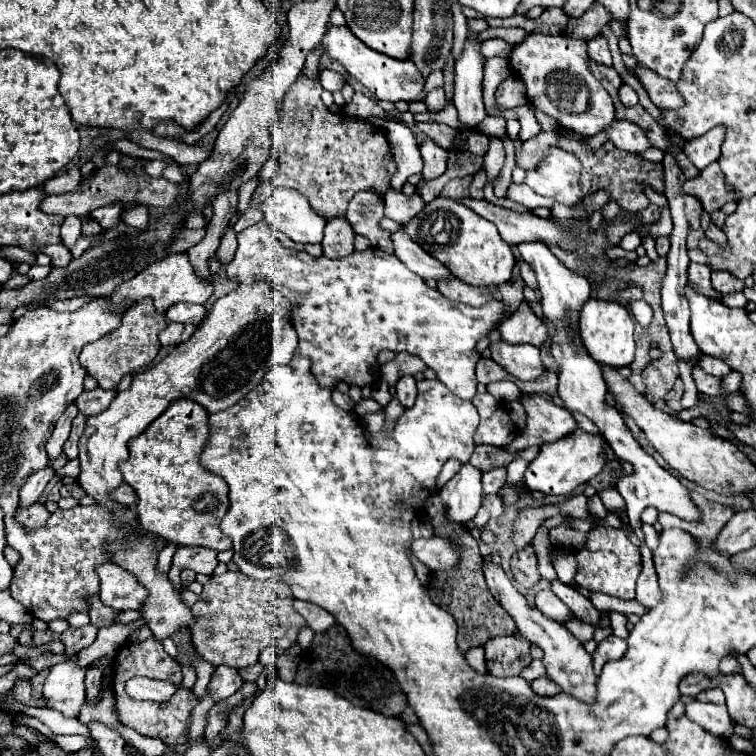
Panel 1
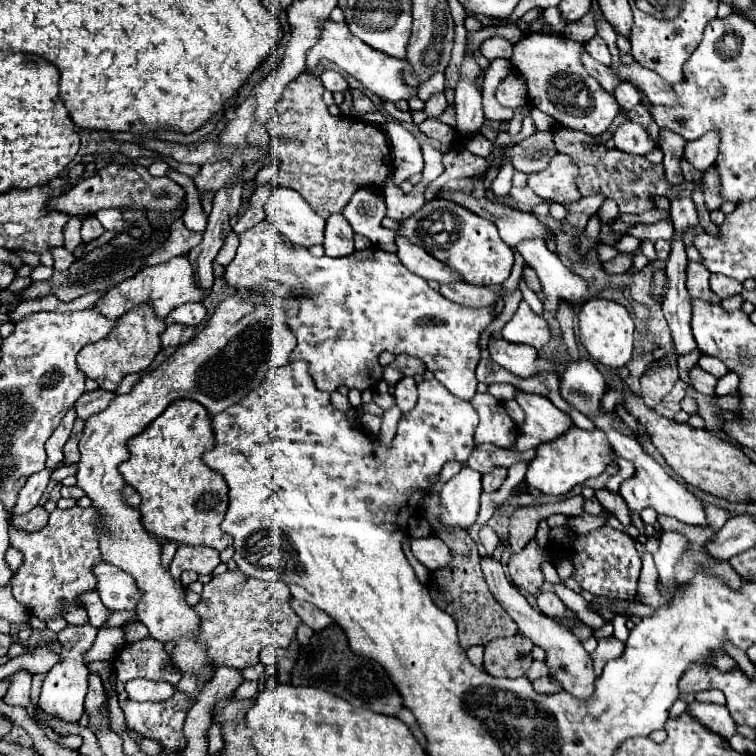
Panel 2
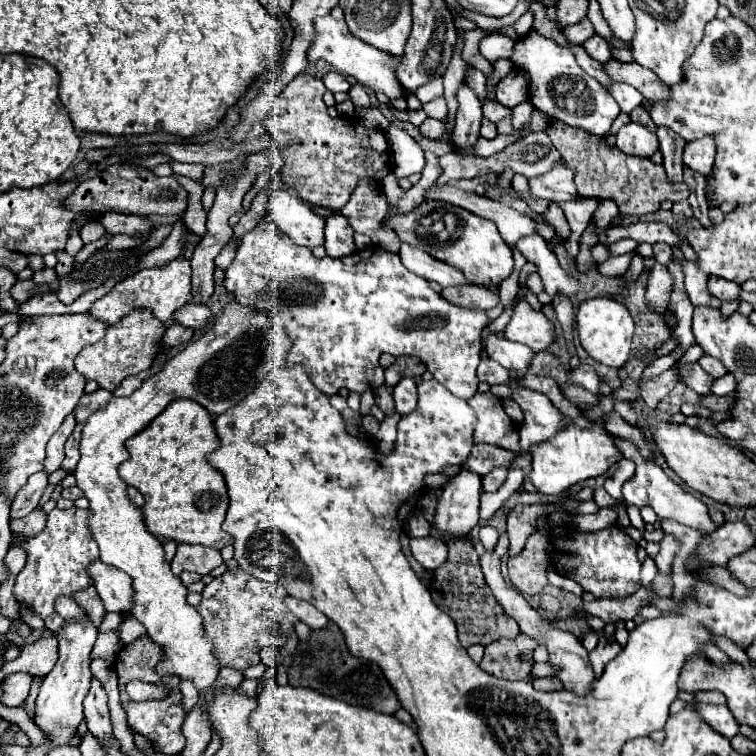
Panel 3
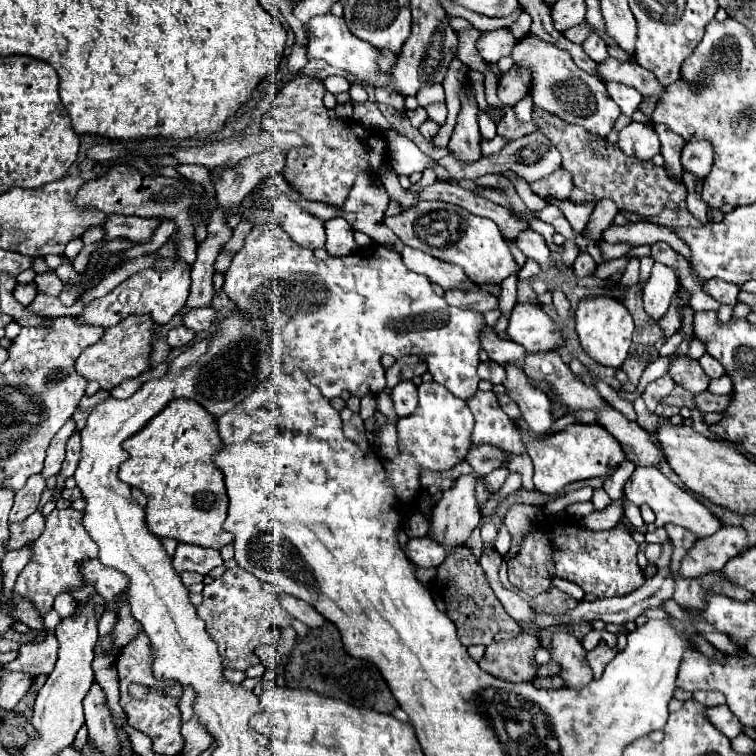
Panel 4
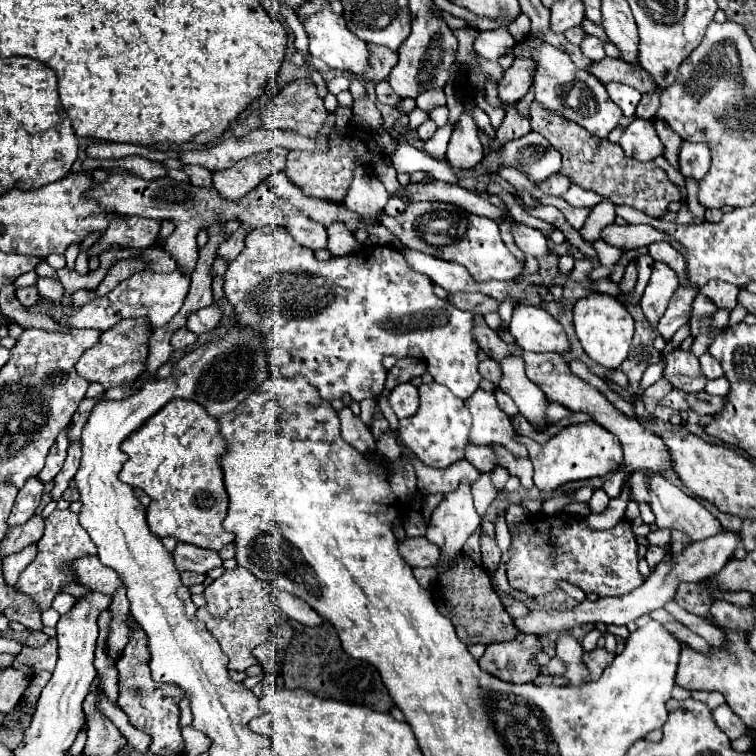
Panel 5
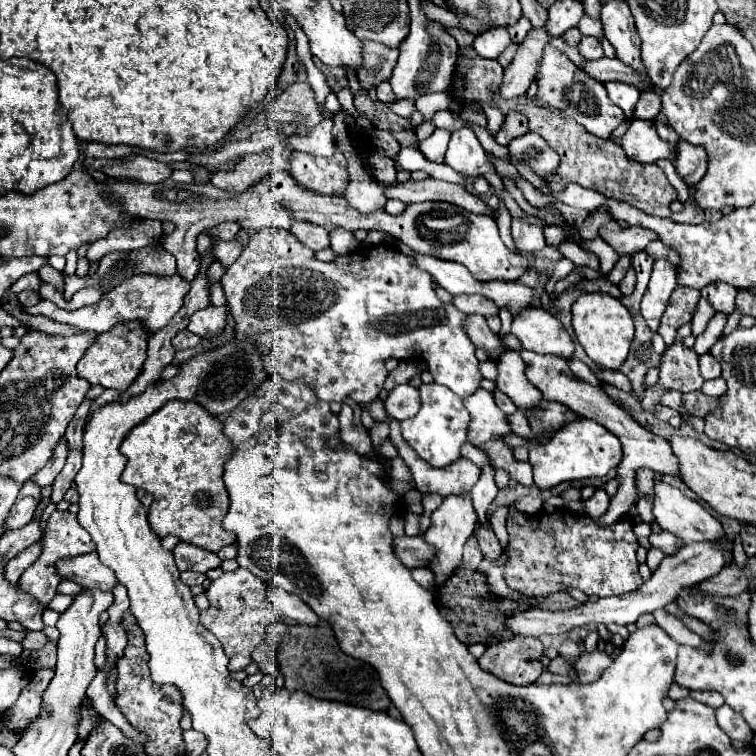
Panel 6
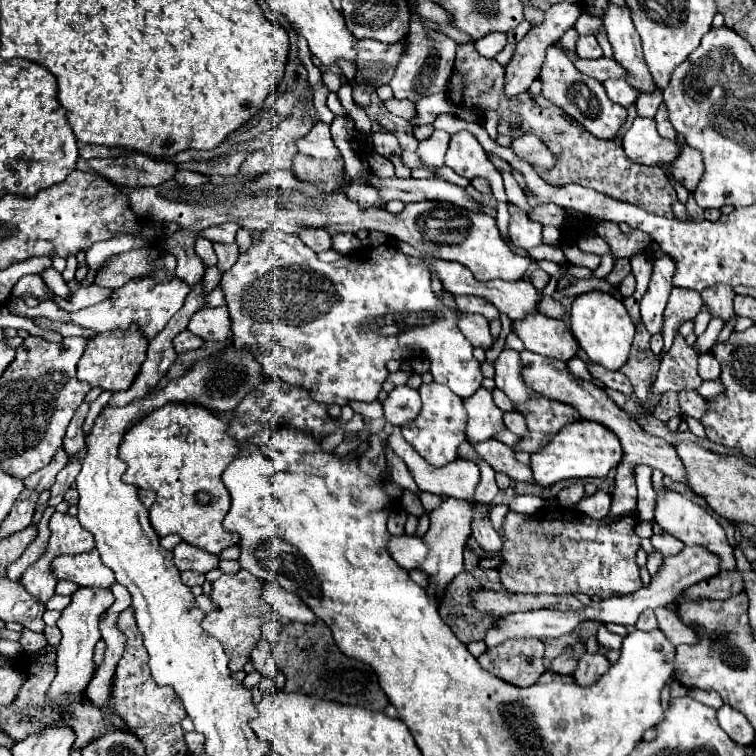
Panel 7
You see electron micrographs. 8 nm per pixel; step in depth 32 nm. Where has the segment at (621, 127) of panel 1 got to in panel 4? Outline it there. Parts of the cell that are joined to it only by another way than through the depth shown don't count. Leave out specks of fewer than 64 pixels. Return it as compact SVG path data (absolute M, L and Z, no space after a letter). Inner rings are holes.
M632 122L618 132L618 148L626 156L634 156L638 160L650 160L660 152L658 136L654 134L652 124Z

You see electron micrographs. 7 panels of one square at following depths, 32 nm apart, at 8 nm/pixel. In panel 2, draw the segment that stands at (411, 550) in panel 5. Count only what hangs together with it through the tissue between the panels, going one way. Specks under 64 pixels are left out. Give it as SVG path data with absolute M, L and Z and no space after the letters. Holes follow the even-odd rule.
M436 536L412 540L412 554L414 554L428 570L446 568L446 566L450 566L450 562L452 562L452 550L444 544L444 540L436 538Z

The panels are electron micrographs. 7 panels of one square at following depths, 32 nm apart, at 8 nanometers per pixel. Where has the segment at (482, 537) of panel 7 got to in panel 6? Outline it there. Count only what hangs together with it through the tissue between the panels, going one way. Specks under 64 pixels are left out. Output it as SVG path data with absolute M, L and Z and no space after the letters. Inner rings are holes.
M482 524L476 526L476 532L474 532L474 534L476 534L476 538L478 538L478 544L480 544L480 550L482 550L484 558L486 558L488 562L496 562L496 560L502 556L502 546L500 546L496 534L494 534L492 530L484 528Z

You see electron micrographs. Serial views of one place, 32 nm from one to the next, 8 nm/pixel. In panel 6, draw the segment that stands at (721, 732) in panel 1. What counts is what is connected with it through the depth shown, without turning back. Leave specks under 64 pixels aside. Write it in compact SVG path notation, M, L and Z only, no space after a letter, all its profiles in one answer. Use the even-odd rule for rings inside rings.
M728 706L716 708L716 720L718 720L718 726L730 736L730 740L746 740L746 742L750 742L752 736L754 736L752 728Z

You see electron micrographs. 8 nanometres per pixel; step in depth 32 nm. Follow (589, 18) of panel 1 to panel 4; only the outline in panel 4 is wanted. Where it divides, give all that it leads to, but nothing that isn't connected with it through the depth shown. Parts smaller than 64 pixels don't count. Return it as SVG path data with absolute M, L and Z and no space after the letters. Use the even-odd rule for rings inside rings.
M584 20L582 24L578 24L578 26L572 26L572 28L568 28L566 32L564 32L564 36L570 40L570 42L574 42L574 44L582 44L586 38L588 38L588 34L592 34L592 28L590 28L590 24Z

